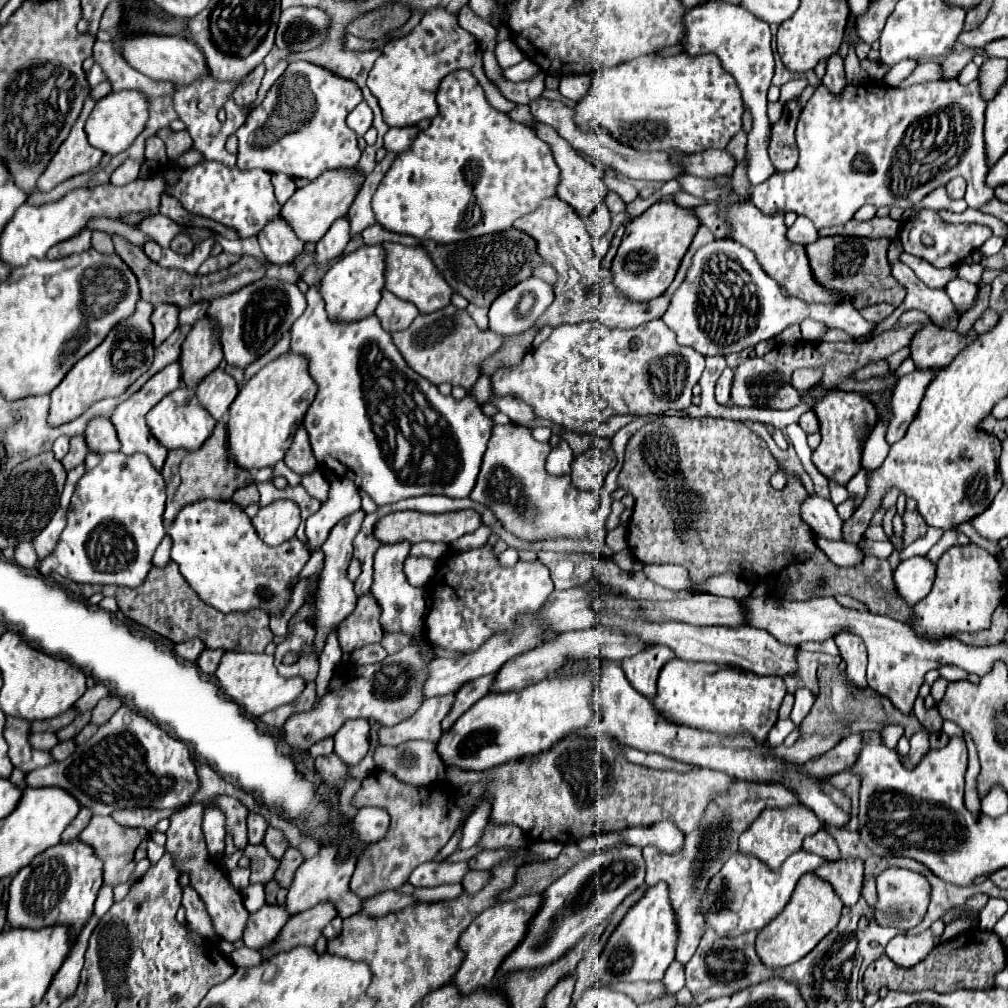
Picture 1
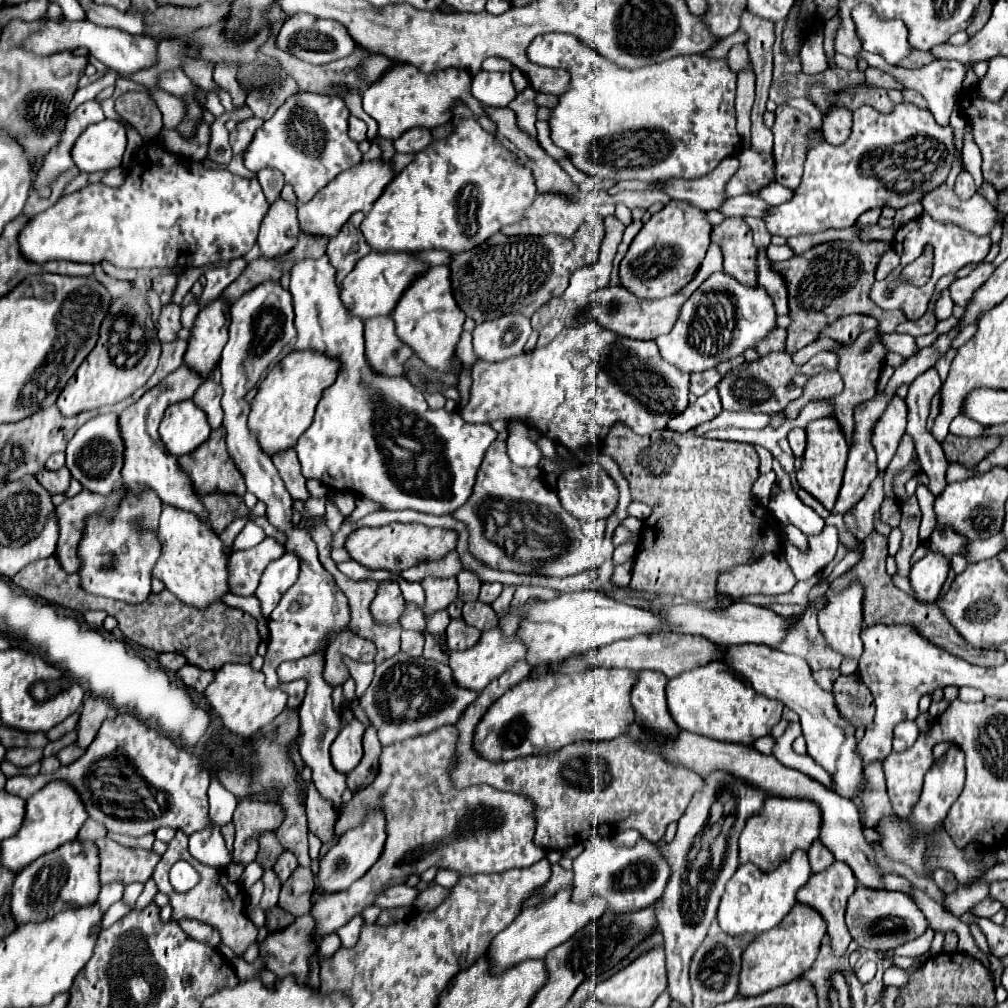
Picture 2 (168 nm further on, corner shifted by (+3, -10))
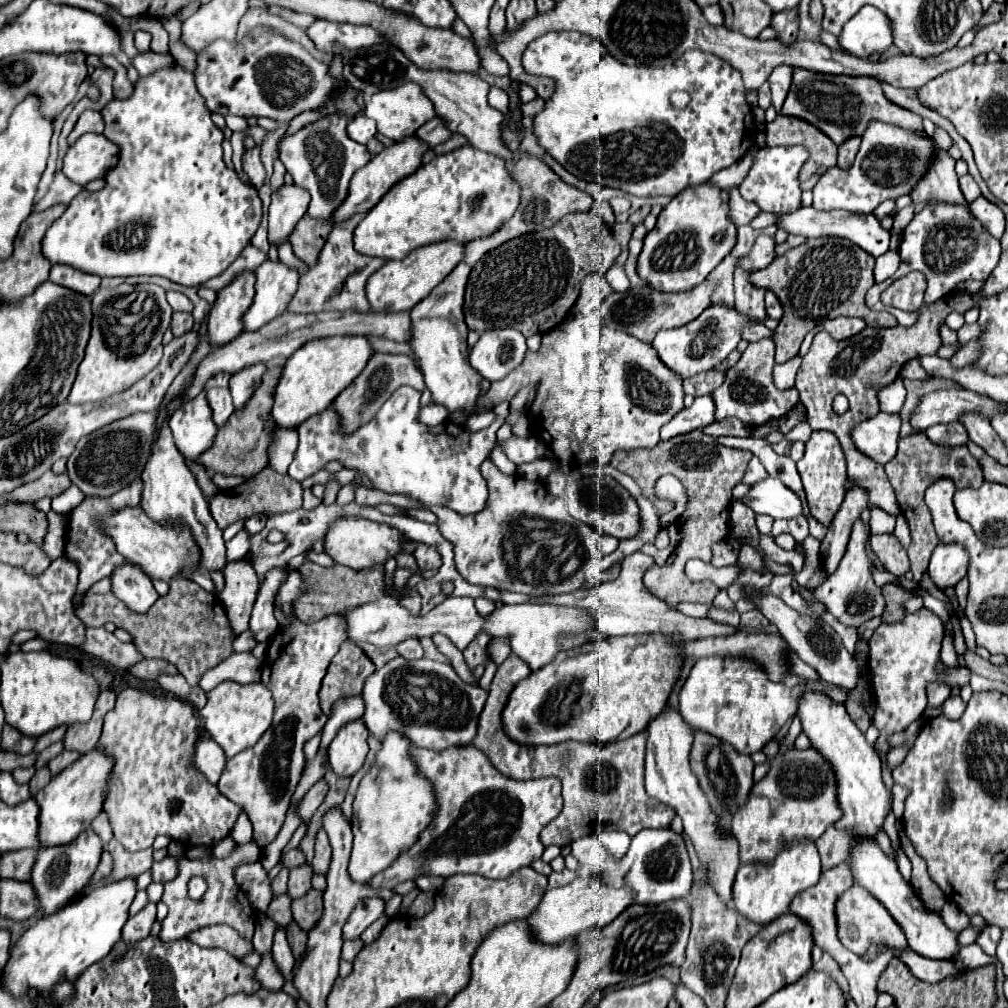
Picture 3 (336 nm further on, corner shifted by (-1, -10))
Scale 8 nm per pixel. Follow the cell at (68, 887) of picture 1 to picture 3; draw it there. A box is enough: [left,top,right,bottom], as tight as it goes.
[31,828,103,914]

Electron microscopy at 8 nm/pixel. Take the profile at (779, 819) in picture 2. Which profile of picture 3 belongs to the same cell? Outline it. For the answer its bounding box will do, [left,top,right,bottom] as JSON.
[731,750,841,862]

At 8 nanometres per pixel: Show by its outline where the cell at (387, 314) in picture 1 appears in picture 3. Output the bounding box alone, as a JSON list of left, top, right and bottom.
[333,352,425,434]

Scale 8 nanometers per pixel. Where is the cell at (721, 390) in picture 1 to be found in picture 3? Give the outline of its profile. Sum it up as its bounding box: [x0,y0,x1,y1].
[661,396,715,440]

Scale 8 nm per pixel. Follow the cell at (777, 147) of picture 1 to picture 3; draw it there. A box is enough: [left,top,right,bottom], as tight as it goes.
[765,114,837,190]

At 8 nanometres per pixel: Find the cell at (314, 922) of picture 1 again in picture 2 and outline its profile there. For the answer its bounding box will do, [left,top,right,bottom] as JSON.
[311,726,545,940]

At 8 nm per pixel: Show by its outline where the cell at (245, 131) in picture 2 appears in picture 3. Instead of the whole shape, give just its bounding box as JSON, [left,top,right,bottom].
[243,148,265,190]

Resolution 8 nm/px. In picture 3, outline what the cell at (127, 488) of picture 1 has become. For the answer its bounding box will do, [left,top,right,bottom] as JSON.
[113,564,159,614]

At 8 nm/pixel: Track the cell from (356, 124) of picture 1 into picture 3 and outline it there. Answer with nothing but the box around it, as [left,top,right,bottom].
[347,114,377,144]

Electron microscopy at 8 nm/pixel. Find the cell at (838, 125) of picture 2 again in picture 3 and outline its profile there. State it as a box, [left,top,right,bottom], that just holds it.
[837,138,861,170]

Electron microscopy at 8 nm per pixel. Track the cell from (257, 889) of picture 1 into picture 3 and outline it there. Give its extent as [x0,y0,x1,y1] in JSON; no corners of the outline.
[255,954,285,992]

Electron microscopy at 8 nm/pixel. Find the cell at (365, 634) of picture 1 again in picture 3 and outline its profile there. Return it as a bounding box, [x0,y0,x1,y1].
[319,640,375,716]

